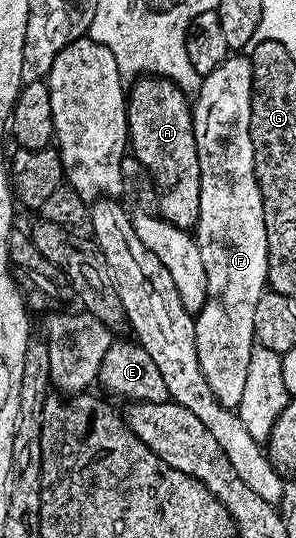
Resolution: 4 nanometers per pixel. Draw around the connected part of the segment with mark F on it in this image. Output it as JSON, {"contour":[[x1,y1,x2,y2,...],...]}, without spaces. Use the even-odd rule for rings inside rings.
{"contour":[[233,53,210,75,204,76,201,88,195,92,193,108,193,132,195,145,199,153,199,173,201,174,201,188,199,189,199,221,195,228,195,238,199,245,199,254,203,257,203,269,207,269,207,301,203,309,196,312,193,324,195,325,195,347,199,353,199,367,203,369,203,377,207,385,211,385,211,393,219,401,219,405,236,409,243,401,243,388,247,382,247,369,251,365,251,353,255,346,255,305,259,305,259,297,267,289,269,281,269,254,267,253,267,229,265,228,265,214,263,213,263,196,257,184,255,173,255,149,251,141,251,97,253,96,253,64,244,54]]}

